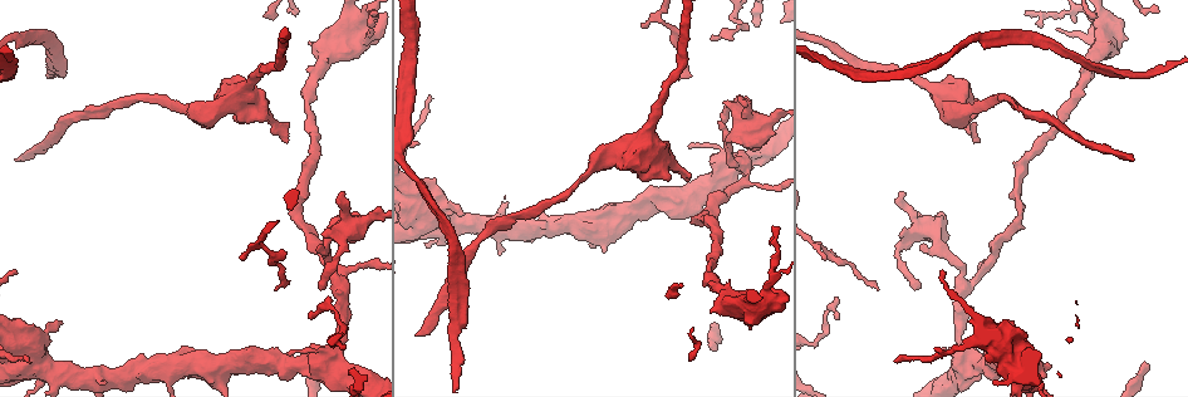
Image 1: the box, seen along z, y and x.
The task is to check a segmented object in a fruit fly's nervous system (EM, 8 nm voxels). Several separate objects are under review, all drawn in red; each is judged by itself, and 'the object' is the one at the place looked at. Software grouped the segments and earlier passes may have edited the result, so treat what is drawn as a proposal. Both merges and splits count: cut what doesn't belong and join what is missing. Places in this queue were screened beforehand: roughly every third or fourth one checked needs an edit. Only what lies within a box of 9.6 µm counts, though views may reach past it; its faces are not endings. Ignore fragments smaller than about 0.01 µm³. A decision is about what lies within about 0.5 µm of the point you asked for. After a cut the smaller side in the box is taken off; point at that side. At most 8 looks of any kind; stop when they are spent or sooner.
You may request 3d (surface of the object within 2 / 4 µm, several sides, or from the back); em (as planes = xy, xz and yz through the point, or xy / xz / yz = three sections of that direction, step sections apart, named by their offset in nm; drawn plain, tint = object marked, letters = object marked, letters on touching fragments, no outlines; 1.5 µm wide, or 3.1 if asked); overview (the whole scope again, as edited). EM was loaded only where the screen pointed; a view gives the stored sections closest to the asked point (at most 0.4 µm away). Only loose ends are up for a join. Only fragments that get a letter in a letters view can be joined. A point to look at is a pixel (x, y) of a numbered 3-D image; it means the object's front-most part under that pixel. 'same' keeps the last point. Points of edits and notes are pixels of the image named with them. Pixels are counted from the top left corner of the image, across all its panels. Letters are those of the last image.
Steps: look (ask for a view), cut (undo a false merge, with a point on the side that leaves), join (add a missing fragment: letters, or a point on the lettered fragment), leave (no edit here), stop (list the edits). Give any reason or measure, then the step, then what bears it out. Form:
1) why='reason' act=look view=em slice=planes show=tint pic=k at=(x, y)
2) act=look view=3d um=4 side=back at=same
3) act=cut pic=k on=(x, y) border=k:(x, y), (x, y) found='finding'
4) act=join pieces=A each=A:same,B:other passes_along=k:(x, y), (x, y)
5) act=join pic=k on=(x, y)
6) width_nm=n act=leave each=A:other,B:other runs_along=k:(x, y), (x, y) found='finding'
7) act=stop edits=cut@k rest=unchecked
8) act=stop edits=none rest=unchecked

why='end of a long branch' act=look view=em slice=planes show=letters pic=1 at=(1130, 158)

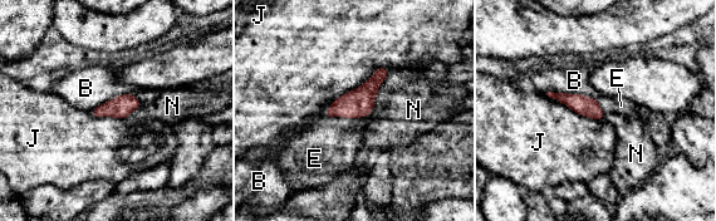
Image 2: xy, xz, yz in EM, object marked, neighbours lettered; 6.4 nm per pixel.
width_nm=130 act=join pieces=E each=B:other,E:same,J:other,N:other passes_along=2:(357, 103), (344, 116), (328, 150) found='the cell continues'

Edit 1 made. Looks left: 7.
why='tapers out' act=look view=em um=3.1 slice=planes show=letters pic=1 at=(941, 275)

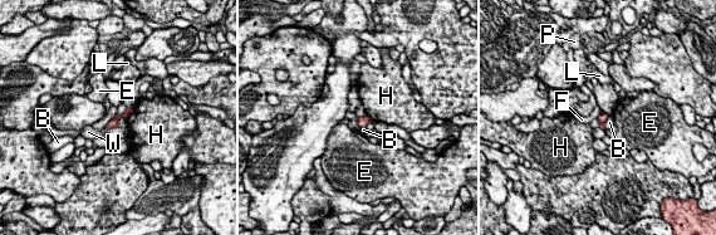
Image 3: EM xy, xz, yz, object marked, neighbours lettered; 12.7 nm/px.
act=leave each=B:other,E:other,F:other,H:other,L:other,P:other,W:other border=3:(127, 108), (122, 114), (116, 116) found='no lettered fragment goes on from it'

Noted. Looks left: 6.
act=stop edits=join@2 rest=unchecked

